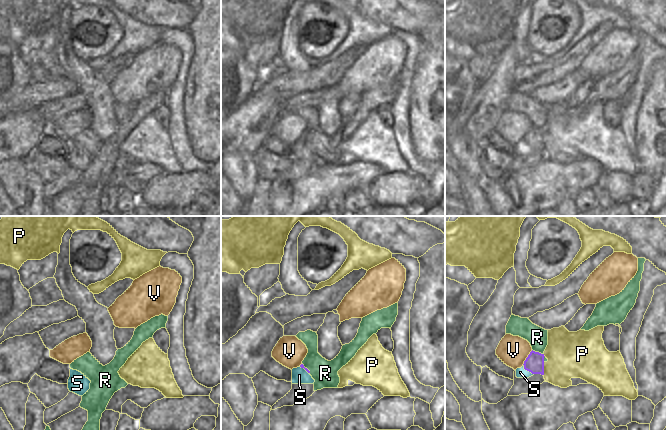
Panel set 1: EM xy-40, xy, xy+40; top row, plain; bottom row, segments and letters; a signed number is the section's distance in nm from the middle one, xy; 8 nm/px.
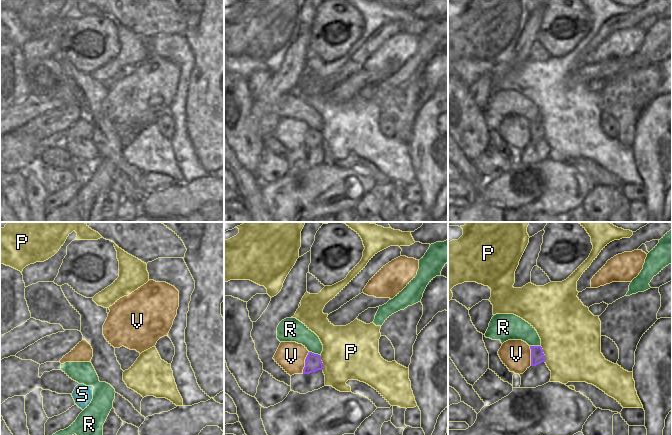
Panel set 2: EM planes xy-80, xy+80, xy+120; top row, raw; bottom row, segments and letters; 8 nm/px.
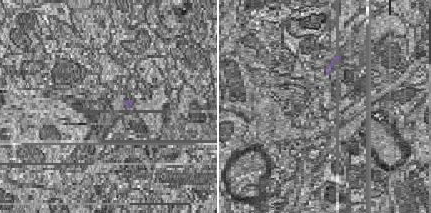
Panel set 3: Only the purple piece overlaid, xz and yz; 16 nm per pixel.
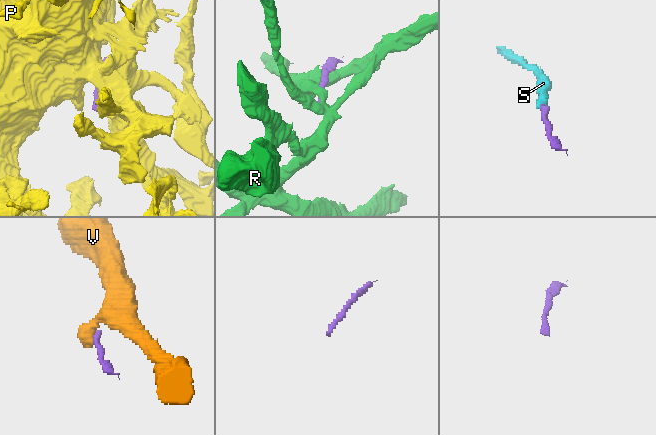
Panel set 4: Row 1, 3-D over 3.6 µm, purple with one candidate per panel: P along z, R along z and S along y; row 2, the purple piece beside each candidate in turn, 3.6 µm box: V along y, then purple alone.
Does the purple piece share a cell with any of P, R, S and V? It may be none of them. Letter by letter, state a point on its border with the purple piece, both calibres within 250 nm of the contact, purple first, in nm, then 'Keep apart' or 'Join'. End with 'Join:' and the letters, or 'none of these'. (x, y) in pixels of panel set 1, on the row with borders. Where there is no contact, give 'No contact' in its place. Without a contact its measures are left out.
P: Touches purple at xy+40 (543, 369). Thickness 160 nm (purple) against 360 nm. Keep apart
R: Touches purple at xy+40 (538, 352). Thickness 160 nm (purple) against 160 nm. Keep apart
S: Touches purple at xy+40 (527, 370). Thickness 160 nm (purple) against 80 nm. Join
V: Touches purple at xy+40 (527, 357). Thickness 160 nm (purple) against 240 nm. Keep apart
Join: S

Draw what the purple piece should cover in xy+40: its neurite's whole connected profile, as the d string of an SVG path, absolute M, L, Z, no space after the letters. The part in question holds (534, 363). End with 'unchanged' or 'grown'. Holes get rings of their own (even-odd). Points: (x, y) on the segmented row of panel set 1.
M531 351L521 368L517 368L517 378L529 378L534 374L544 375L544 354Z; grown

